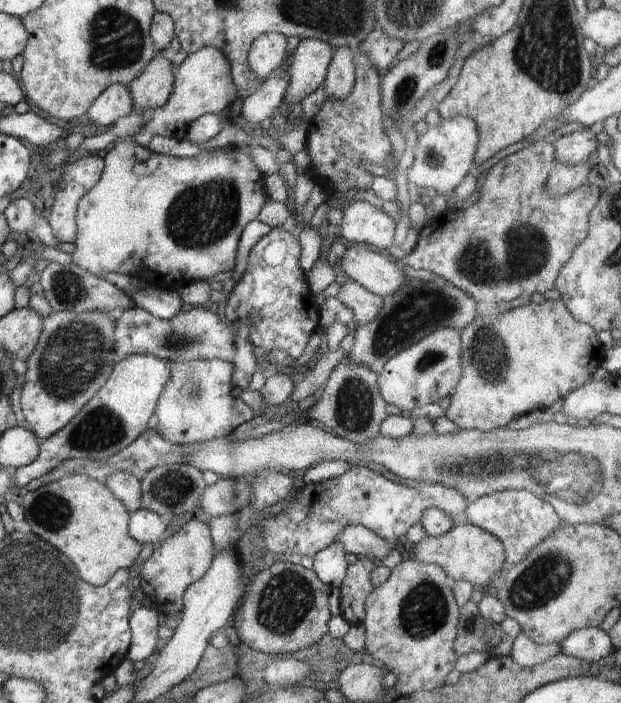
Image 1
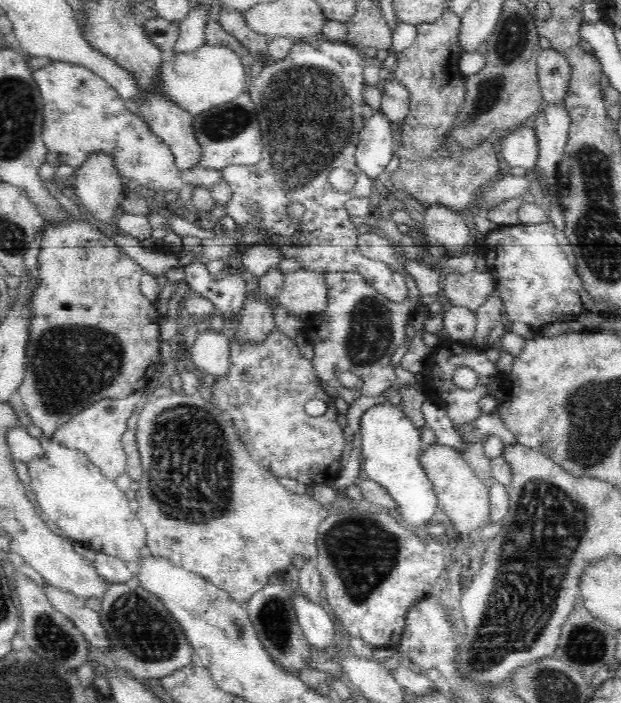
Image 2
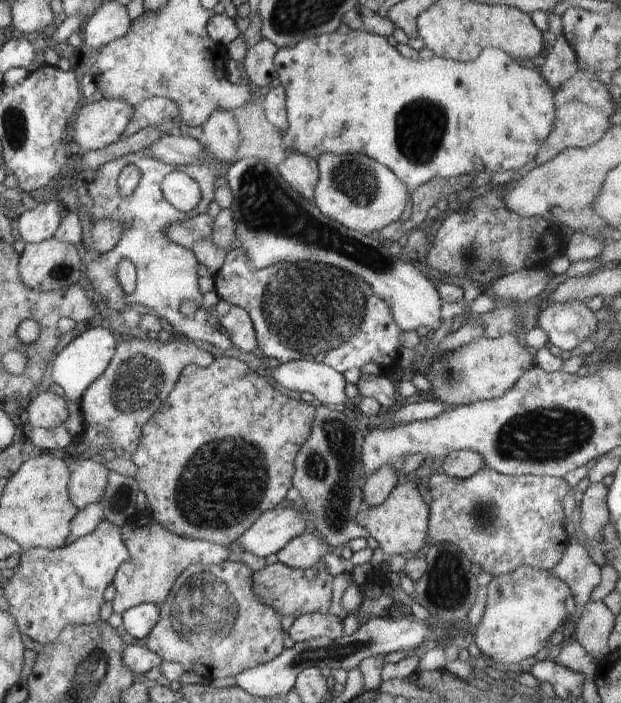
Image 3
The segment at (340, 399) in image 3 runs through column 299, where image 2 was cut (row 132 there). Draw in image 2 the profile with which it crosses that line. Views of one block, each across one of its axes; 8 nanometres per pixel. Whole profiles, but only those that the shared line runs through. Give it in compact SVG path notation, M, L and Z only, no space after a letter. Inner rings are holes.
M376 110L362 128L360 139L355 142L356 165L372 180L377 181L377 177L386 171L386 165L395 152L390 125L384 113Z

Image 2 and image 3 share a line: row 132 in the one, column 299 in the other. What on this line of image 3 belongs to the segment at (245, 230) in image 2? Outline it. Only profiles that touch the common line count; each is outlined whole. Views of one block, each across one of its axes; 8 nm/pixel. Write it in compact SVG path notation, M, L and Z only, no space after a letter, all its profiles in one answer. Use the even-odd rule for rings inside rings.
M230 248L225 254L224 264L214 277L214 288L223 301L246 309L253 322L258 347L275 364L314 360L334 368L340 374L350 368L362 368L369 362L375 362L385 372L400 366L398 346L403 330L394 322L386 302L374 294L373 288L365 280L352 273L322 264L314 266L312 262L276 263L255 269L242 248Z

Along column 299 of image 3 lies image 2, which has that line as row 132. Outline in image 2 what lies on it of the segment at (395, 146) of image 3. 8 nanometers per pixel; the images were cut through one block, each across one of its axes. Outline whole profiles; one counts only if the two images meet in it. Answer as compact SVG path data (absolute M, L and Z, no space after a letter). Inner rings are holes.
M52 61L43 68L32 72L32 78L36 81L42 97L44 130L41 131L40 136L49 153L57 155L61 163L78 169L87 161L90 153L110 153L114 157L114 167L118 169L118 173L125 180L136 182L154 193L162 191L169 198L175 196L182 189L184 183L180 179L180 171L170 148L150 130L143 117L138 117L126 108L114 87L98 74L84 65Z

